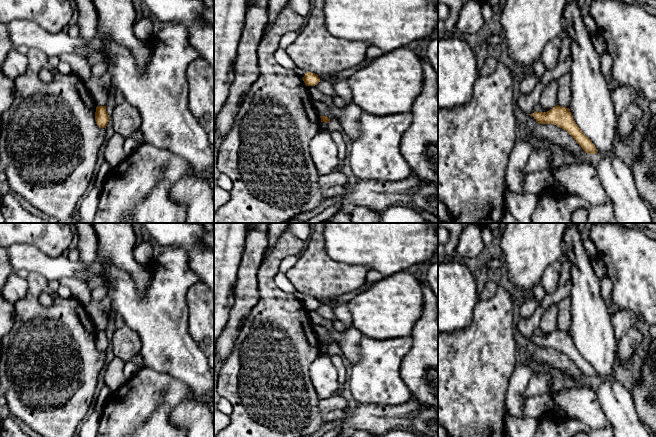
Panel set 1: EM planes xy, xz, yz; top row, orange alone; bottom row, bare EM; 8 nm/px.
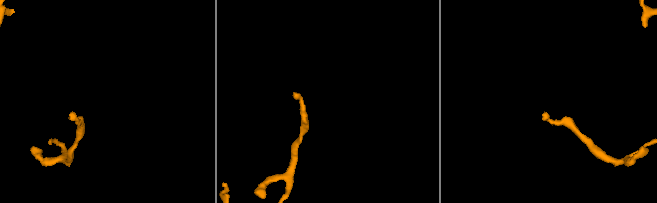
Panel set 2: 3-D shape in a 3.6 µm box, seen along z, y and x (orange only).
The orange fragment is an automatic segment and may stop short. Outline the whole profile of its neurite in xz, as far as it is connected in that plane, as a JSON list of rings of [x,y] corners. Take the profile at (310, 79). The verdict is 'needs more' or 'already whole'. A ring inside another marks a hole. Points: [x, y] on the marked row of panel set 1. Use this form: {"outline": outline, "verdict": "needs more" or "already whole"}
{"outline": [[[308,71],[305,73],[302,79],[306,86],[315,86],[320,82],[320,78],[317,74]]], "verdict": "already whole"}

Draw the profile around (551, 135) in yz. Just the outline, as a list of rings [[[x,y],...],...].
[[[538,124],[531,131],[531,136],[539,140],[541,145],[547,145],[553,150],[561,148],[579,159],[583,158],[582,147],[566,130],[554,124]]]

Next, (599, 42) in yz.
[[[595,33],[591,36],[593,45],[596,51],[601,55],[604,53],[608,53],[607,45],[605,39],[602,37],[601,34]]]

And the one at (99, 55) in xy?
[[[100,36],[100,37],[103,41],[102,46],[98,50],[96,50],[94,53],[88,56],[88,63],[90,66],[94,66],[100,62],[103,62],[107,56],[107,43],[111,42],[111,40],[104,36]]]

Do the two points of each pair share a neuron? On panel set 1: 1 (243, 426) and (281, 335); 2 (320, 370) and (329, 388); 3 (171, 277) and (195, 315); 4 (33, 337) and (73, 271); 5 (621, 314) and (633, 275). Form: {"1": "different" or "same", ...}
{"1": "same", "2": "same", "3": "different", "4": "different", "5": "different"}

